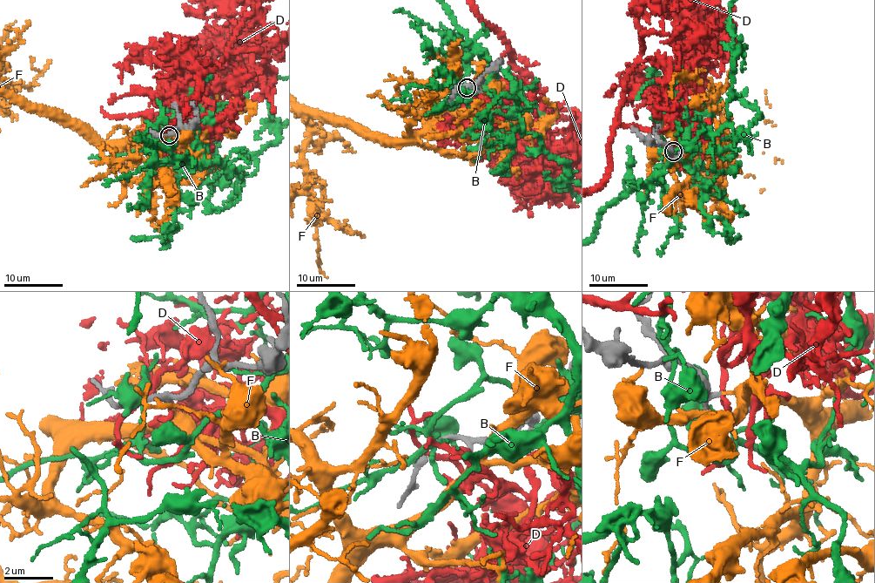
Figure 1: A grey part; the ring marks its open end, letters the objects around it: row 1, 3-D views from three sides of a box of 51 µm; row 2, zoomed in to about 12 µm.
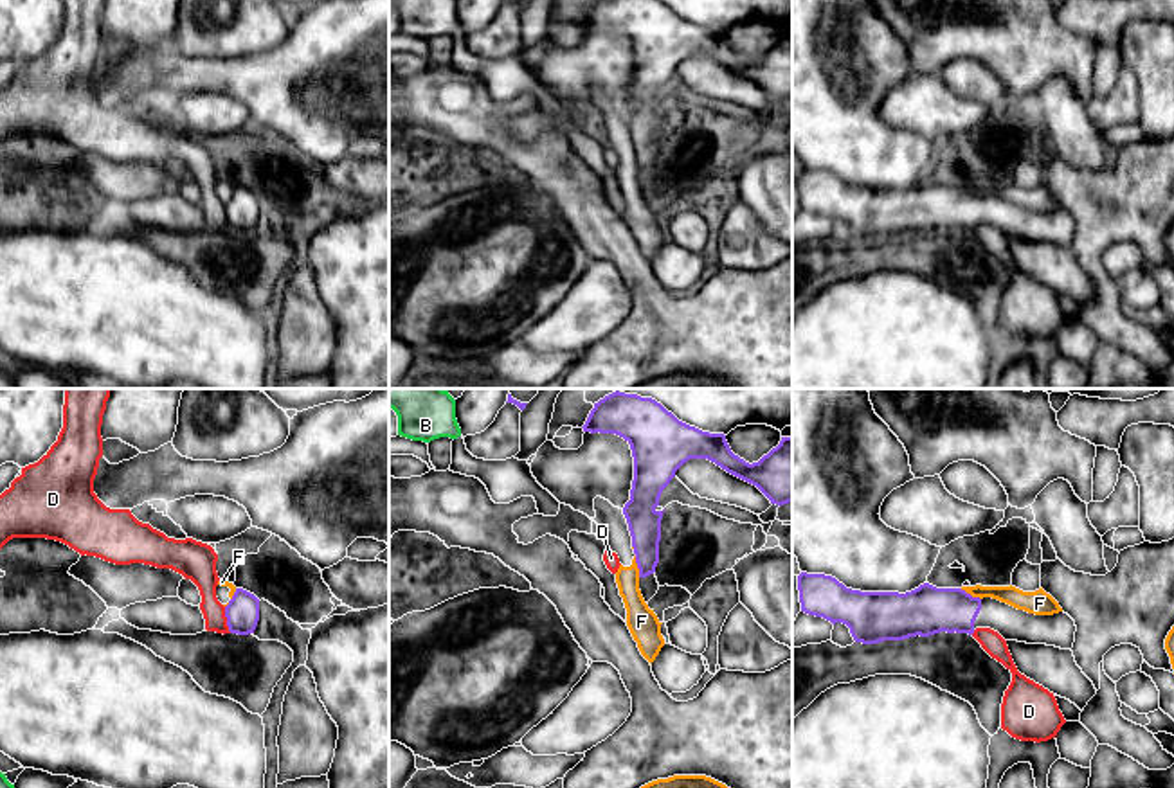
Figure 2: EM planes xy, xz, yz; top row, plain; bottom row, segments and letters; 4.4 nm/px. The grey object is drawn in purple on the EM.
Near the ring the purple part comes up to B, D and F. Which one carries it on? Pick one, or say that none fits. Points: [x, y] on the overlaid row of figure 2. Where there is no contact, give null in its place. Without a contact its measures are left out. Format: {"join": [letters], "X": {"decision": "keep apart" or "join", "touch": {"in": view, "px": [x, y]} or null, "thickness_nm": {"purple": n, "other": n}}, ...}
{"join": [], "B": {"decision": "keep apart", "touch": null}, "D": {"decision": "keep apart", "touch": {"in": "xy", "px": [227, 619]}, "thickness_nm": {"purple": 150, "other": 130}}, "F": {"decision": "keep apart", "touch": {"in": "xz", "px": [638, 567]}, "thickness_nm": {"purple": 150, "other": 140}}}

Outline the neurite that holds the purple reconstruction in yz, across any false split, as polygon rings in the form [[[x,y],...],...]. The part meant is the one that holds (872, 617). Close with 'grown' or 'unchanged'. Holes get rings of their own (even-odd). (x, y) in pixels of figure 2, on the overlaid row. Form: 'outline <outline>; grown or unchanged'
outline [[[798,576],[801,612],[850,628],[855,642],[877,644],[929,637],[940,631],[969,633],[990,628],[1005,640],[1071,649],[1075,621],[1064,613],[1035,615],[992,597],[972,597],[962,588],[936,588],[929,583],[899,592],[861,592],[832,576]]]; grown

